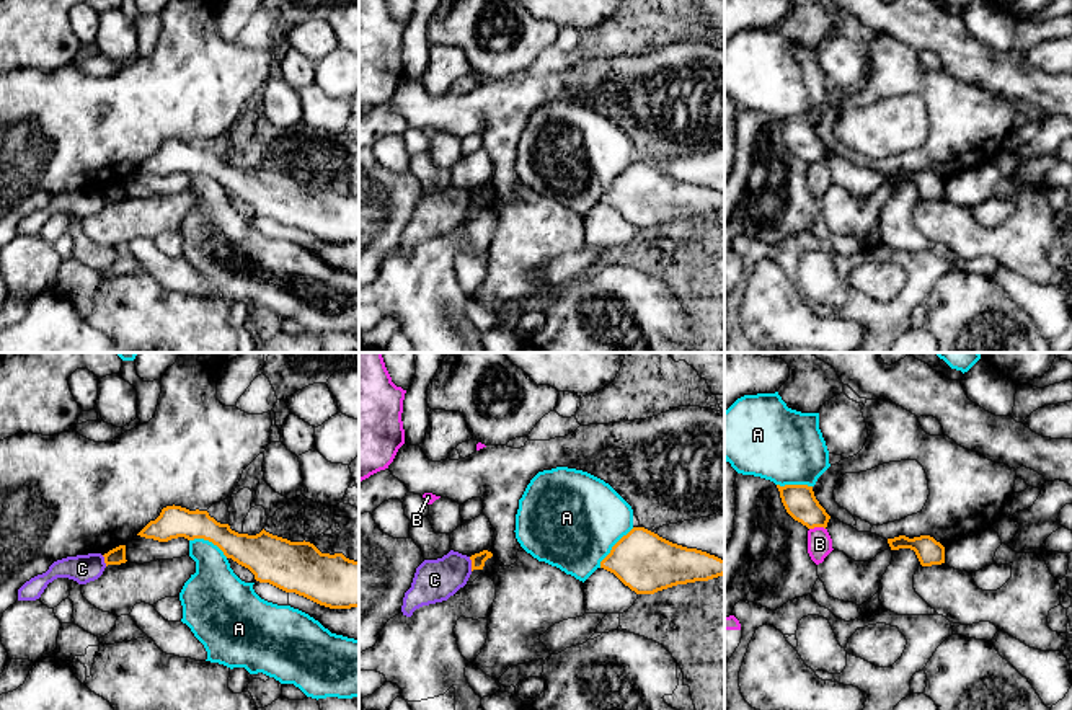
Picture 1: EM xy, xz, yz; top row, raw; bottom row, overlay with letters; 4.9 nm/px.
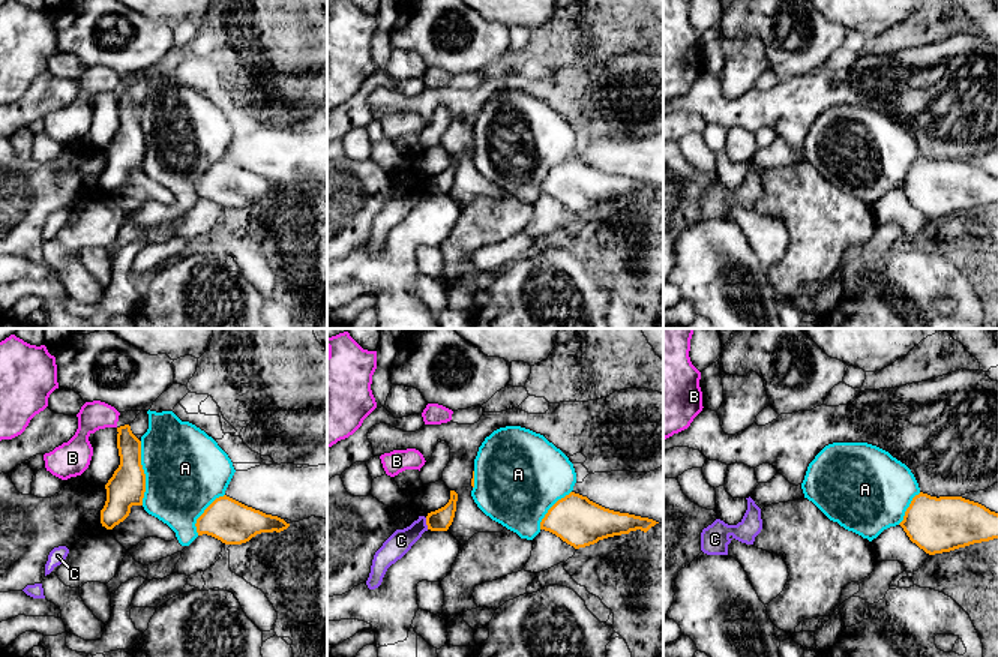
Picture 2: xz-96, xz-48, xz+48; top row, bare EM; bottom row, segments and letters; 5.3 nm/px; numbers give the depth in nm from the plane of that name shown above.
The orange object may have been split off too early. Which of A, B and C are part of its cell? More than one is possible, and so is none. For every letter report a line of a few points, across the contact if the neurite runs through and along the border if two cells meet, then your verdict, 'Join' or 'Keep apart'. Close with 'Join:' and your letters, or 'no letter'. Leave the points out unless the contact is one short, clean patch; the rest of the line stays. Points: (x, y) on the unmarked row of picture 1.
A: Keep apart
B: Line: yz (824, 162), (810, 164). Keep apart
C: Line: xz (469, 191), (472, 204). Keep apart
Join: no letter

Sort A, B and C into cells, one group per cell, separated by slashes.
A / B / C

